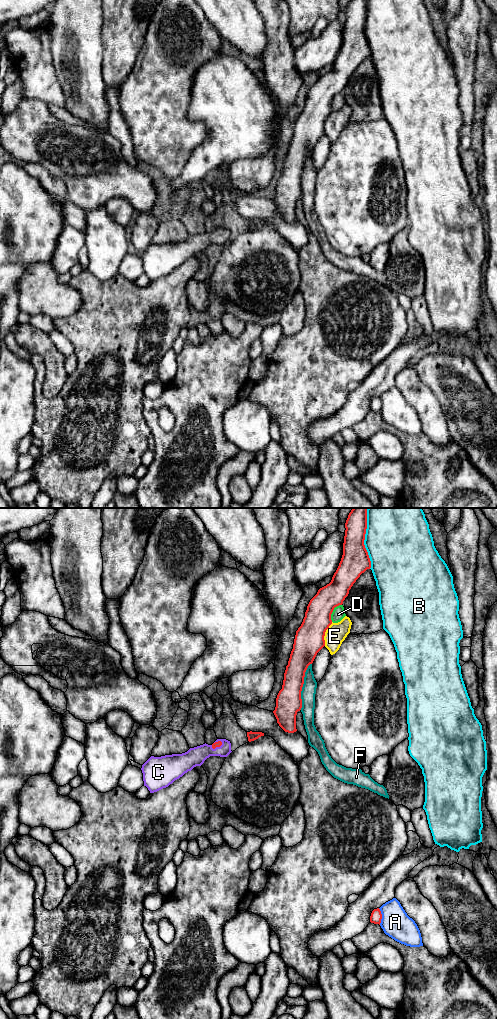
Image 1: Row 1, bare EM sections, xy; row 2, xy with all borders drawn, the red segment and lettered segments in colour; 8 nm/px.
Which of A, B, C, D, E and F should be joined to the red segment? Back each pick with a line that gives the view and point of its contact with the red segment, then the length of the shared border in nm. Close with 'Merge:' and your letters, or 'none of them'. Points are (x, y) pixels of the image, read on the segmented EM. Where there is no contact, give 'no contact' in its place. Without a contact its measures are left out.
C: xy (217, 746) | 100 nm
Merge: C

